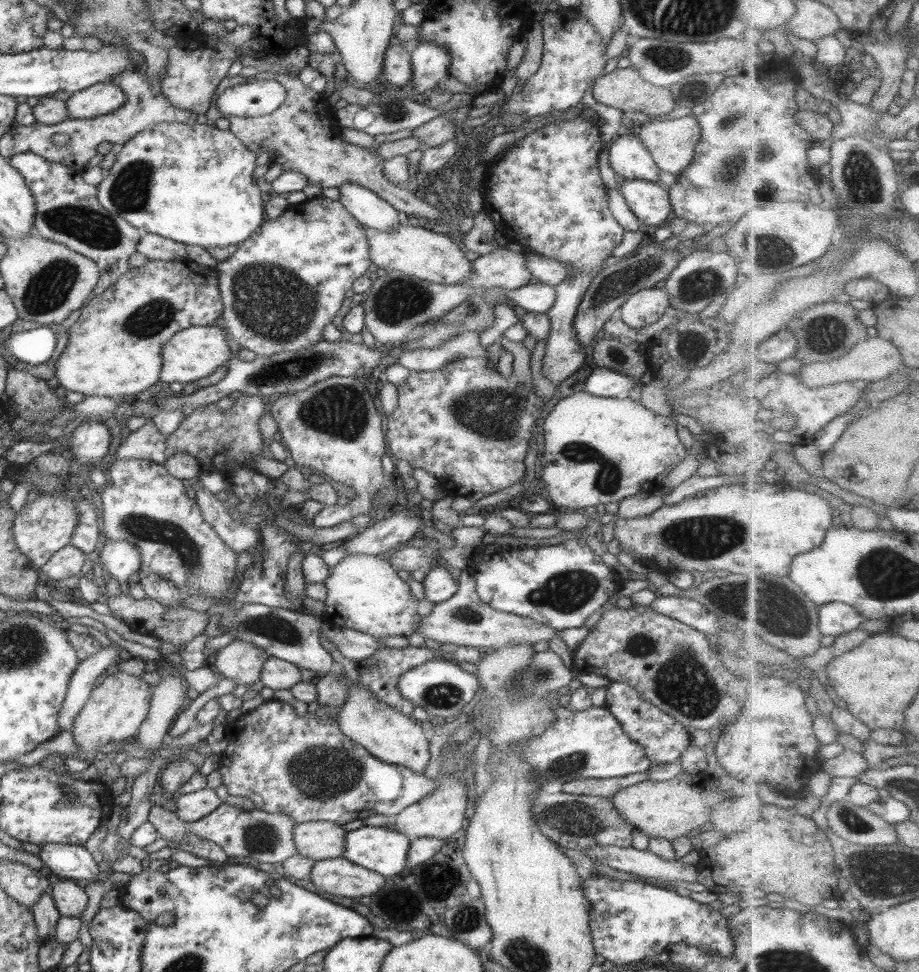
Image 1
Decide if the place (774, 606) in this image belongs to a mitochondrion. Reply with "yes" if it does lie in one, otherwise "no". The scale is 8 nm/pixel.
yes

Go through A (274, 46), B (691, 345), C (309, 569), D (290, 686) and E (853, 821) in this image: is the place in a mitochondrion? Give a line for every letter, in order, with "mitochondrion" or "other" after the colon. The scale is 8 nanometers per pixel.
A: other
B: mitochondrion
C: other
D: other
E: mitochondrion

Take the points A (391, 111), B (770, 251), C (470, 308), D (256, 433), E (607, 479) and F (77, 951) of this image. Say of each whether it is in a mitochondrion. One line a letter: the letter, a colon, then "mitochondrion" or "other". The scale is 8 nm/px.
A: mitochondrion
B: mitochondrion
C: mitochondrion
D: other
E: mitochondrion
F: other

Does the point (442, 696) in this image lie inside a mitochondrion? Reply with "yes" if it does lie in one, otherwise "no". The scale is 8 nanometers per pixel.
yes

